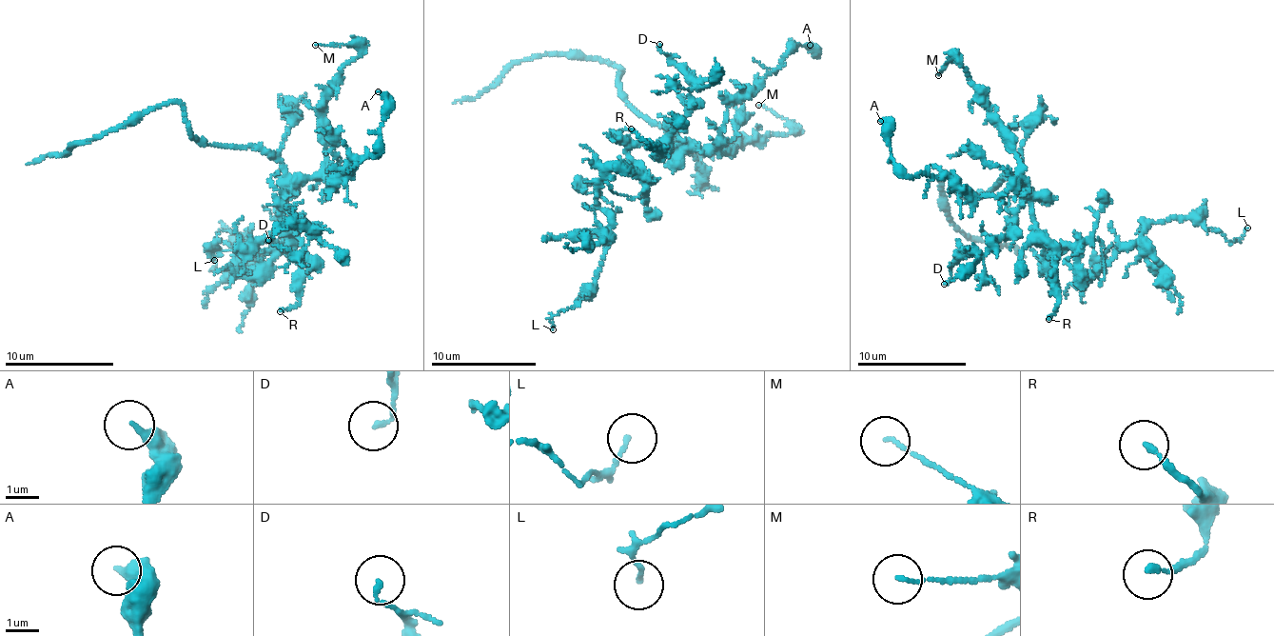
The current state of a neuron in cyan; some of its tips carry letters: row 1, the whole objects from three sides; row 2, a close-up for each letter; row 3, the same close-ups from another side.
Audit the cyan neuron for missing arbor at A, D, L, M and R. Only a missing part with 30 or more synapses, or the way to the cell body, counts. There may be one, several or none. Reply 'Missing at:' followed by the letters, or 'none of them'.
Missing at: none of them

